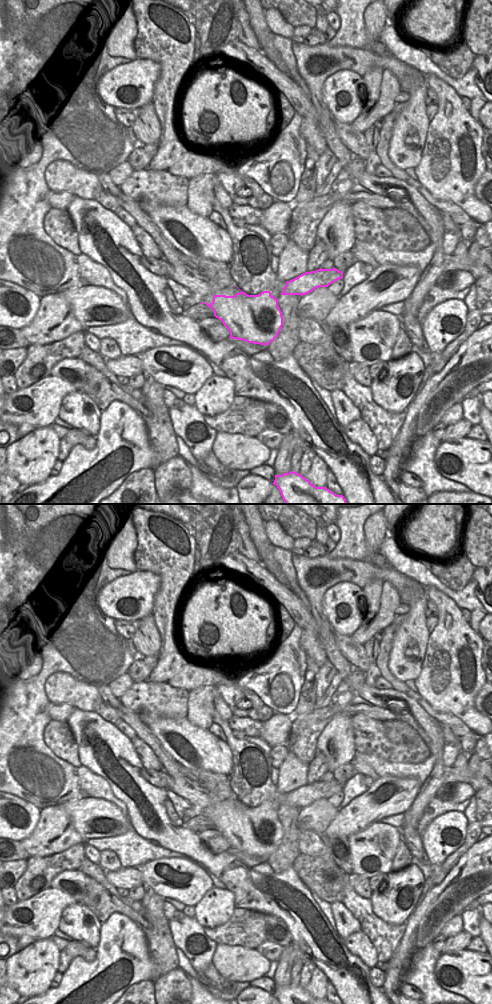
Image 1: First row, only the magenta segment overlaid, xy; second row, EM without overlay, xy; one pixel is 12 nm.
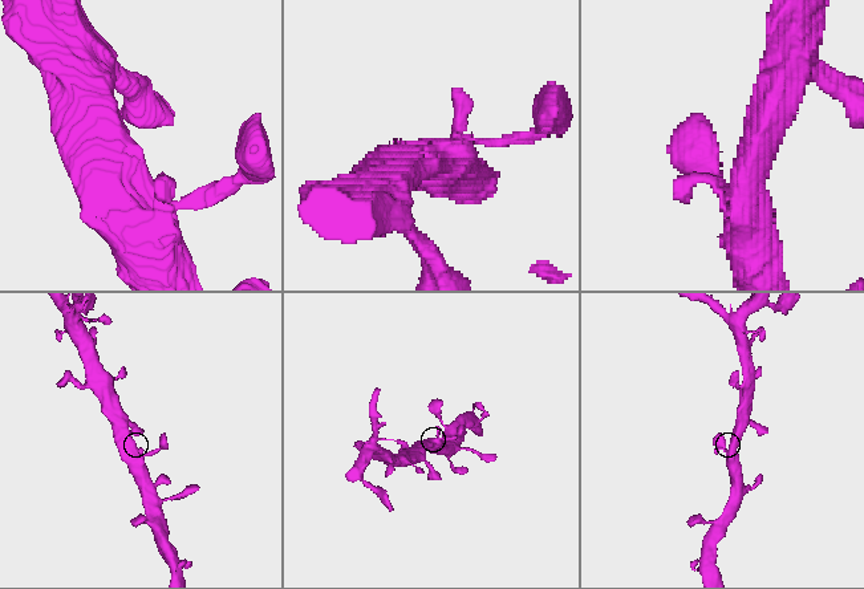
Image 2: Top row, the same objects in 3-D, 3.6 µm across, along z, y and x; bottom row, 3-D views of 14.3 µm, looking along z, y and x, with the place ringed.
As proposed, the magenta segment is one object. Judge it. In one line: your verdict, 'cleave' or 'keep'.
keep

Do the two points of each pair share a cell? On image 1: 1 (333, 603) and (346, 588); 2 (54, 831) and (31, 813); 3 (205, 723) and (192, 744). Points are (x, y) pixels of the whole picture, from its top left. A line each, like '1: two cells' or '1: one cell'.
1: one cell
2: two cells
3: two cells

